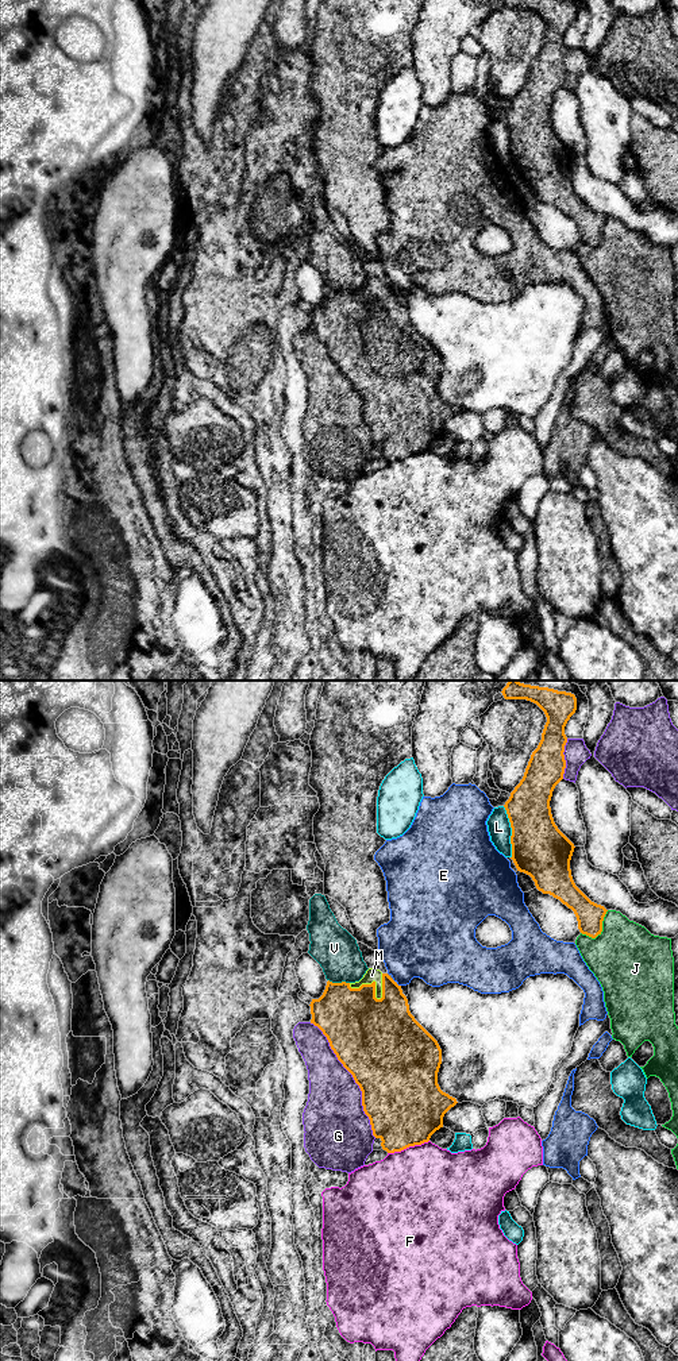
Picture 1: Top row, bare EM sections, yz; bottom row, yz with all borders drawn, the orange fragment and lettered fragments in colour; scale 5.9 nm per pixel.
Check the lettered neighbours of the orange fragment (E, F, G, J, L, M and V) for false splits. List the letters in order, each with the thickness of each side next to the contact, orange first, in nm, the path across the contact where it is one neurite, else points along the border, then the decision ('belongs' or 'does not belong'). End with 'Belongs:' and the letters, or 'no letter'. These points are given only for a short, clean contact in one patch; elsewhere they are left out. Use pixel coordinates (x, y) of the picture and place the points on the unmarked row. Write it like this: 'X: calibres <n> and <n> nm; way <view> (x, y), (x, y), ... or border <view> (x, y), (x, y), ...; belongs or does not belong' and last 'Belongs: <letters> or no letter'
E: calibres 320 and 380 nm; does not belong
F: calibres 460 and 500 nm; does not belong
G: calibres 500 and 360 nm; does not belong
J: calibres 160 and 420 nm; does not belong
L: calibres 320 and 140 nm; does not belong
M: calibres 380 and 80 nm; belongs
V: calibres 380 and 260 nm; border yz (328, 288), (349, 292); does not belong
Belongs: M

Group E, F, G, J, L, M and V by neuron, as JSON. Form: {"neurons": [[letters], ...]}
{"neurons": [["E"], ["F"], ["G"], ["J"], ["L"], ["M"], ["V"]]}

